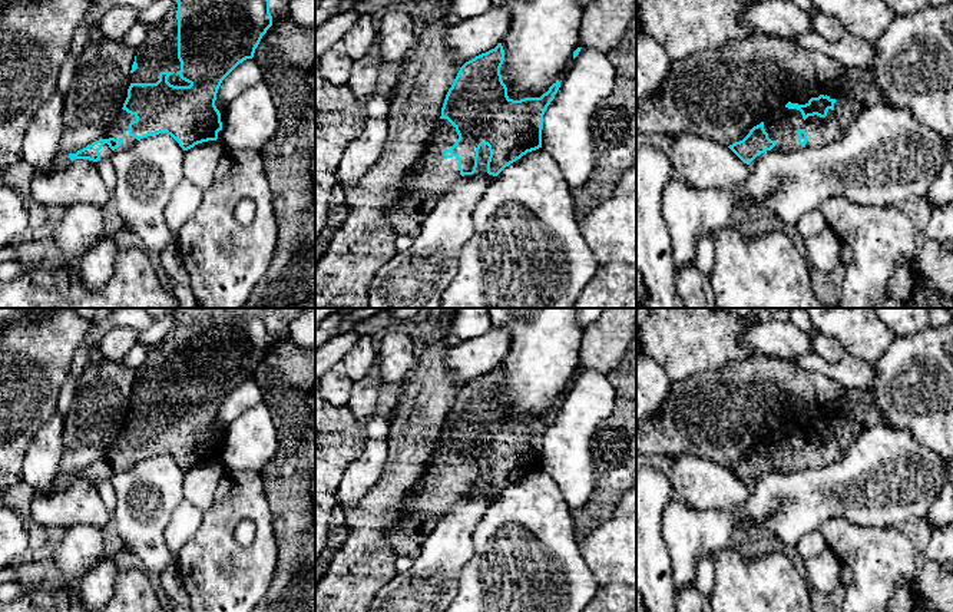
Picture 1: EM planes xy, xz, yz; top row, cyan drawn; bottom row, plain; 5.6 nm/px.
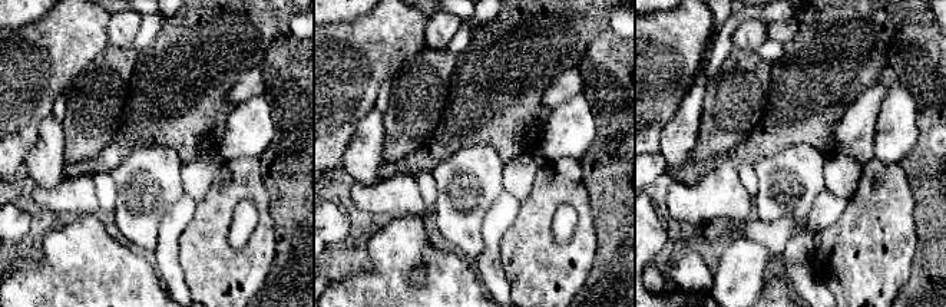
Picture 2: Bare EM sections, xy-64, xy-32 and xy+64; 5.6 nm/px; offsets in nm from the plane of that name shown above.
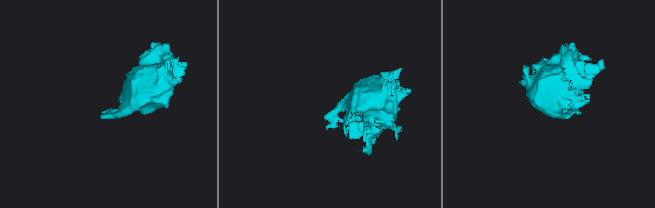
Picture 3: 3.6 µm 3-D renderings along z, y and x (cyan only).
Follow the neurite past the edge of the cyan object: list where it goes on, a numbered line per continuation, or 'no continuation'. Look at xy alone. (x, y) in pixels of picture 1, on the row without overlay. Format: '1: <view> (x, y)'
1: xy (158, 374)
2: xy (122, 443)

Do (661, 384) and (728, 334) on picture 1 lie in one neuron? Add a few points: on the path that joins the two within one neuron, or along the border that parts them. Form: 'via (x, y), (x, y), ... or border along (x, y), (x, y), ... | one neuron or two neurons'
via (677, 367), (705, 338), (711, 337) | one neuron

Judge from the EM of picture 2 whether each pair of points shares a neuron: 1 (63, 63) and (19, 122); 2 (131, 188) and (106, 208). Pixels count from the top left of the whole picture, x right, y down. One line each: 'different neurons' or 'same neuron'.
1: same neuron
2: different neurons

